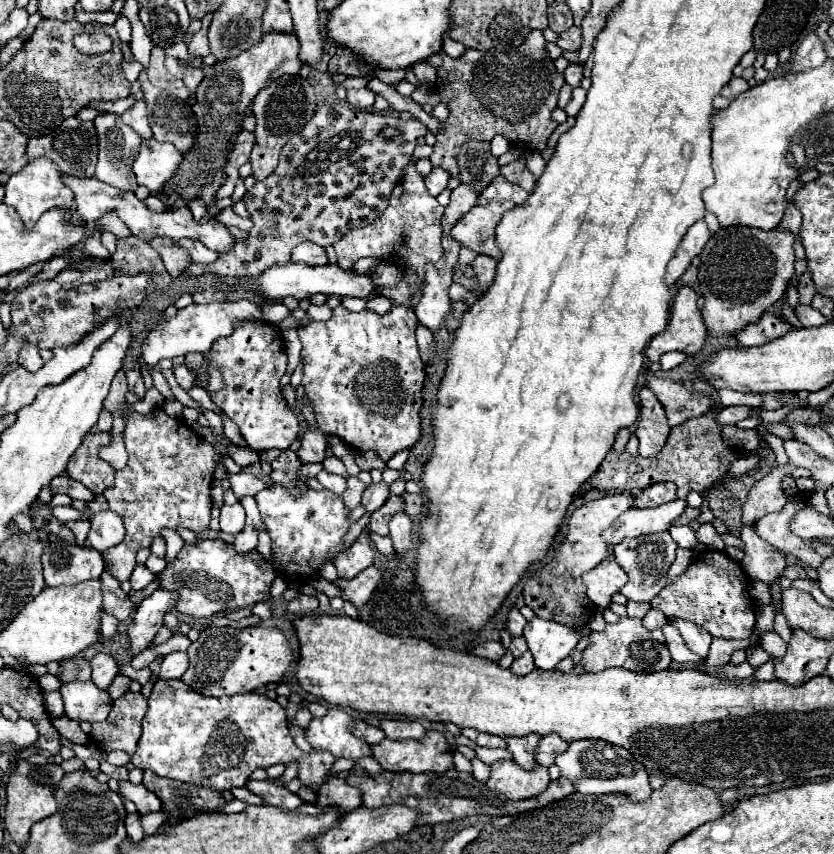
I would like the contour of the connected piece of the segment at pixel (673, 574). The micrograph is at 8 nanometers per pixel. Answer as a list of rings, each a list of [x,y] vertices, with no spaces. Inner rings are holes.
[[[678,547],[676,558],[668,571],[667,584],[671,584],[679,575],[684,573],[693,559],[693,551]]]

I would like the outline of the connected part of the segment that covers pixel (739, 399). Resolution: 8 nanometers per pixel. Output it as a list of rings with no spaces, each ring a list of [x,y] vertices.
[[[731,389],[718,390],[720,402],[724,407],[731,405],[748,405],[752,407],[763,407],[763,399],[760,394],[745,394]]]

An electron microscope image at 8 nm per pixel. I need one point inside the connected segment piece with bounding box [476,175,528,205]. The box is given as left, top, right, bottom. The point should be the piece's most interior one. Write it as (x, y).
(499, 190)

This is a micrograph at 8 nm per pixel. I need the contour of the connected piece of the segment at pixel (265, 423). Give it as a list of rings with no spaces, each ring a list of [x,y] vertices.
[[[240,321],[234,325],[234,333],[230,337],[220,337],[220,341],[212,345],[212,353],[226,383],[226,387],[216,393],[216,405],[240,427],[250,449],[286,451],[298,437],[300,425],[298,417],[280,395],[280,379],[286,373],[286,353],[282,349],[280,331],[270,323]]]

